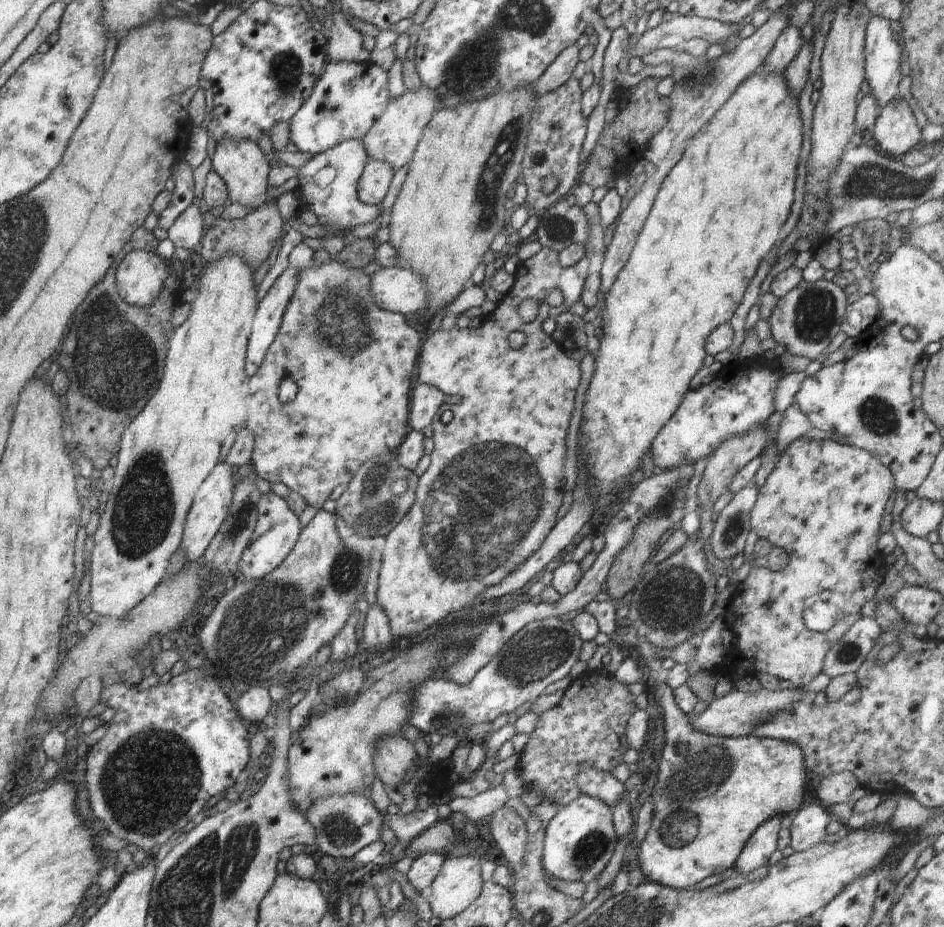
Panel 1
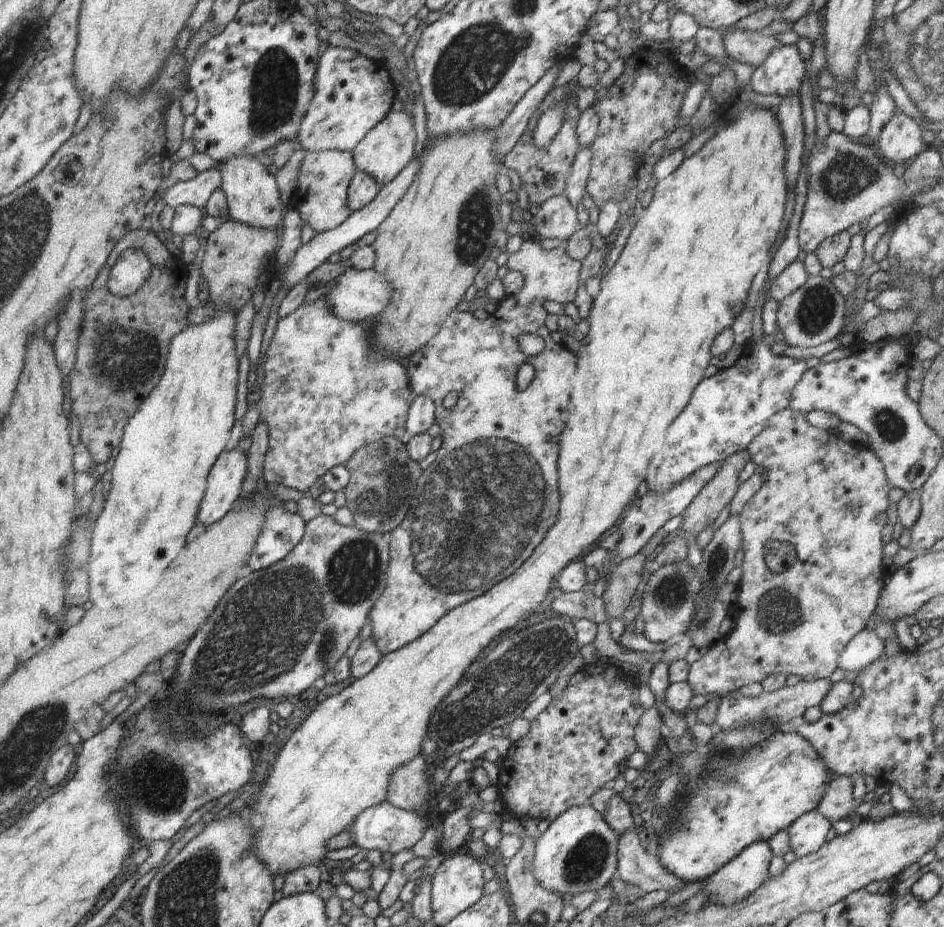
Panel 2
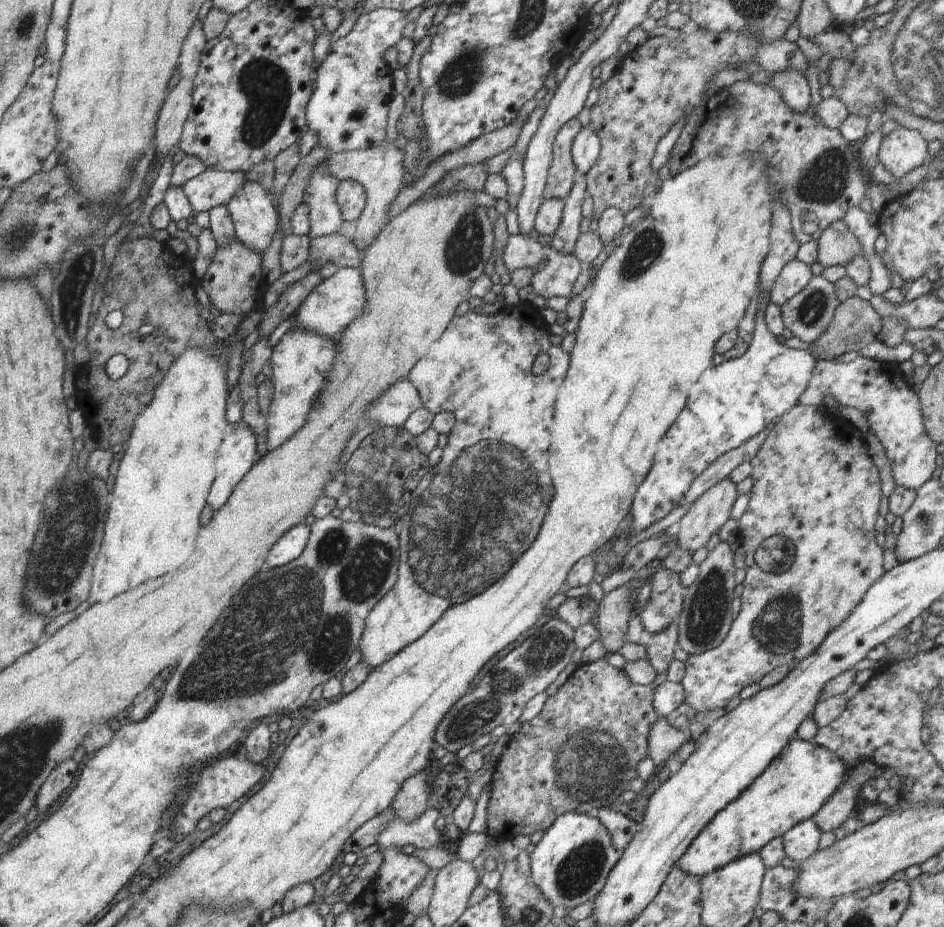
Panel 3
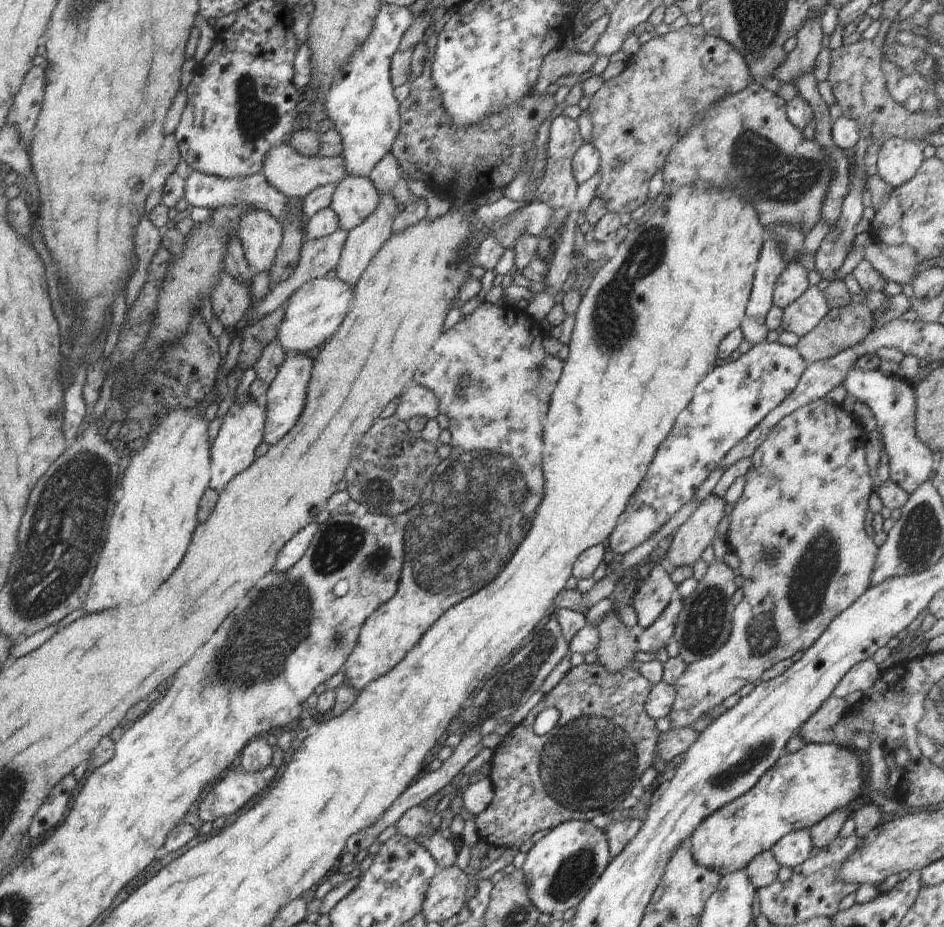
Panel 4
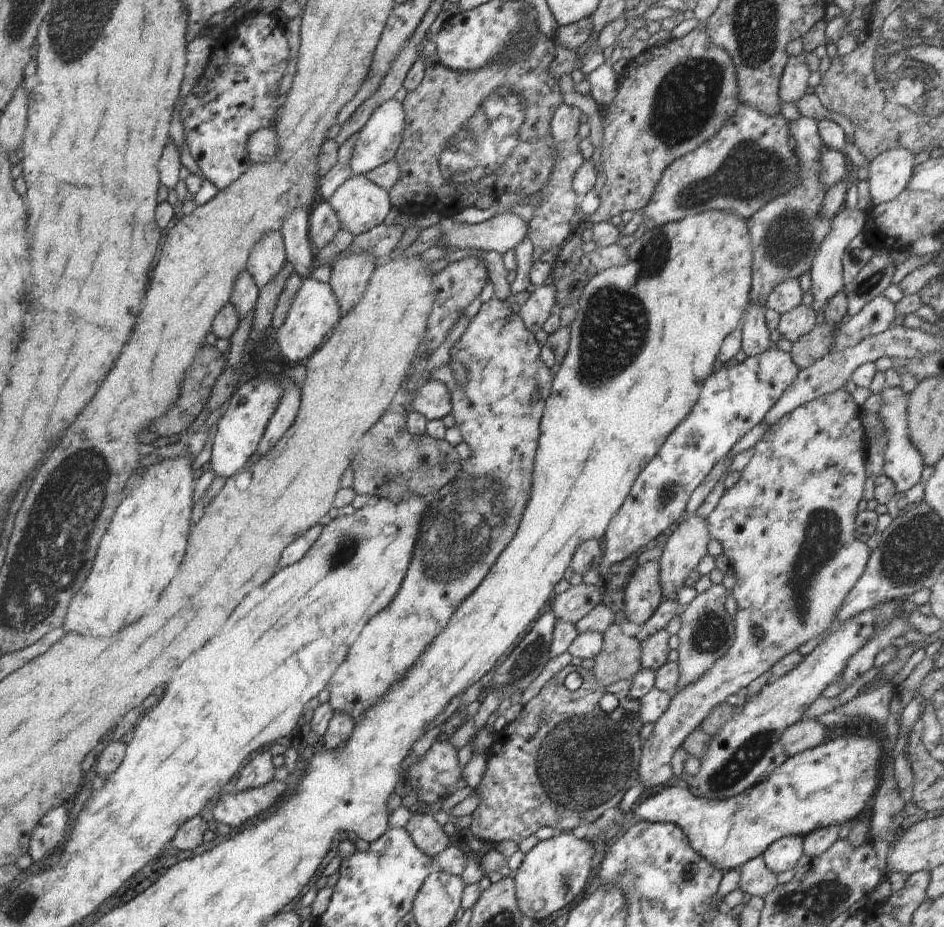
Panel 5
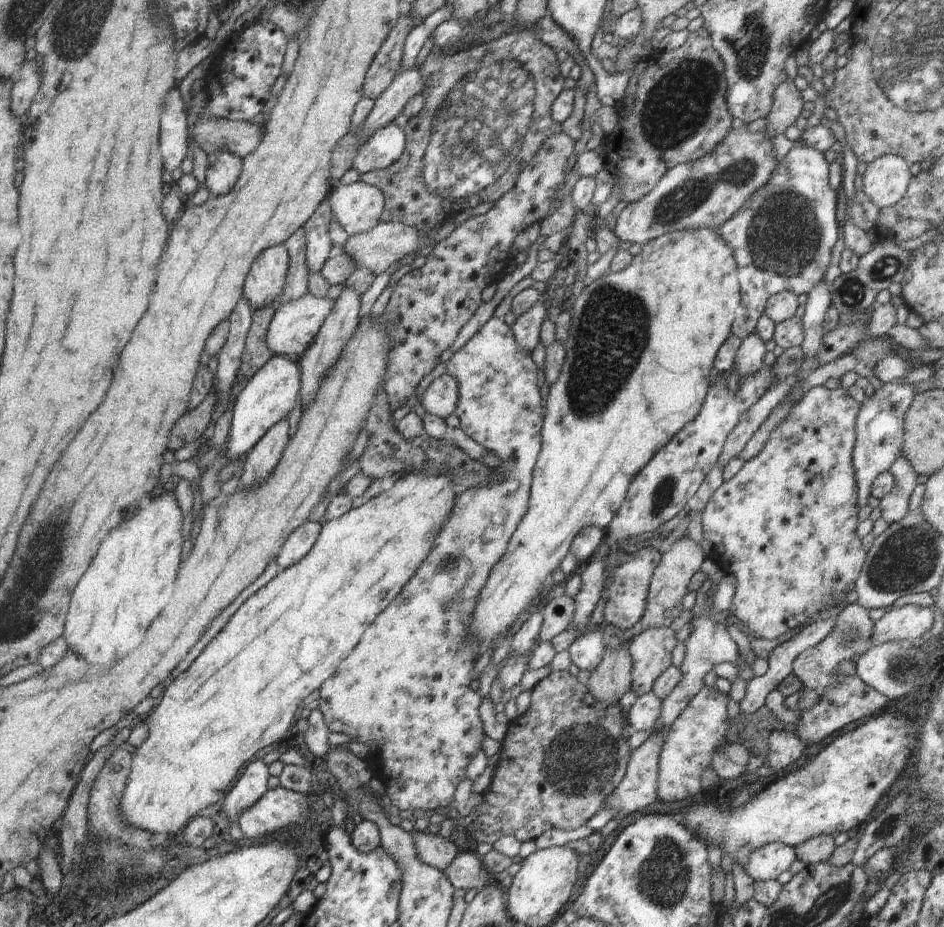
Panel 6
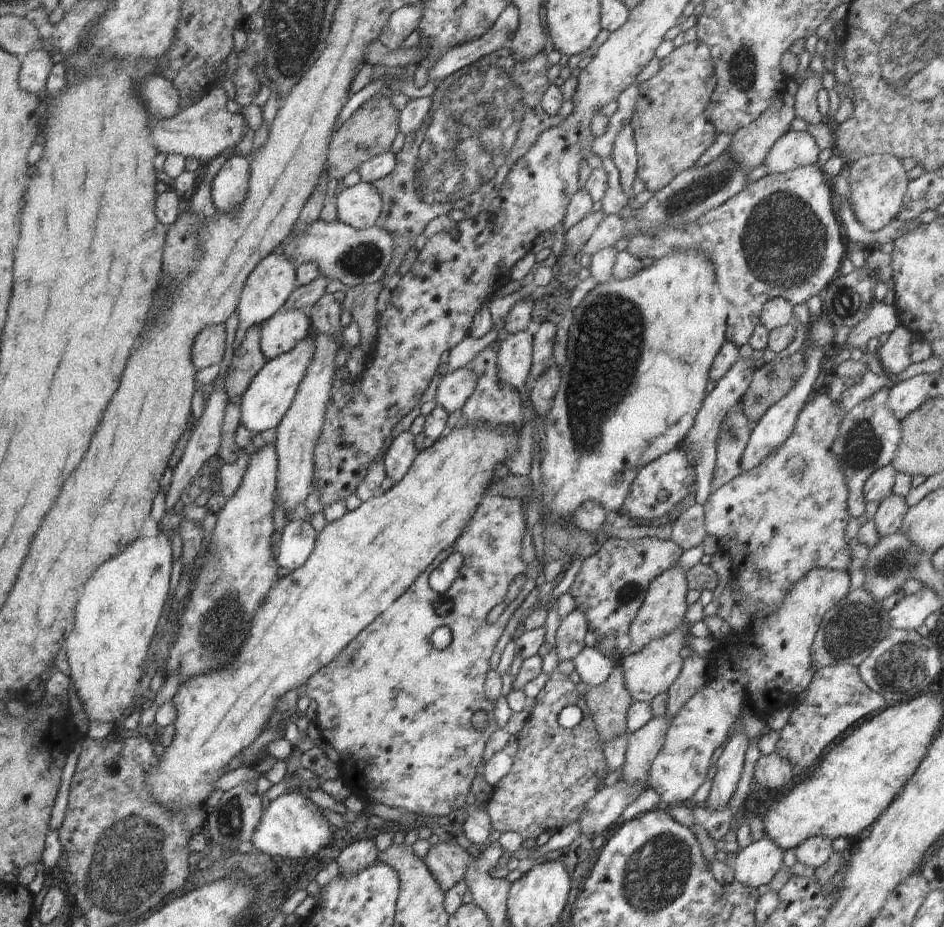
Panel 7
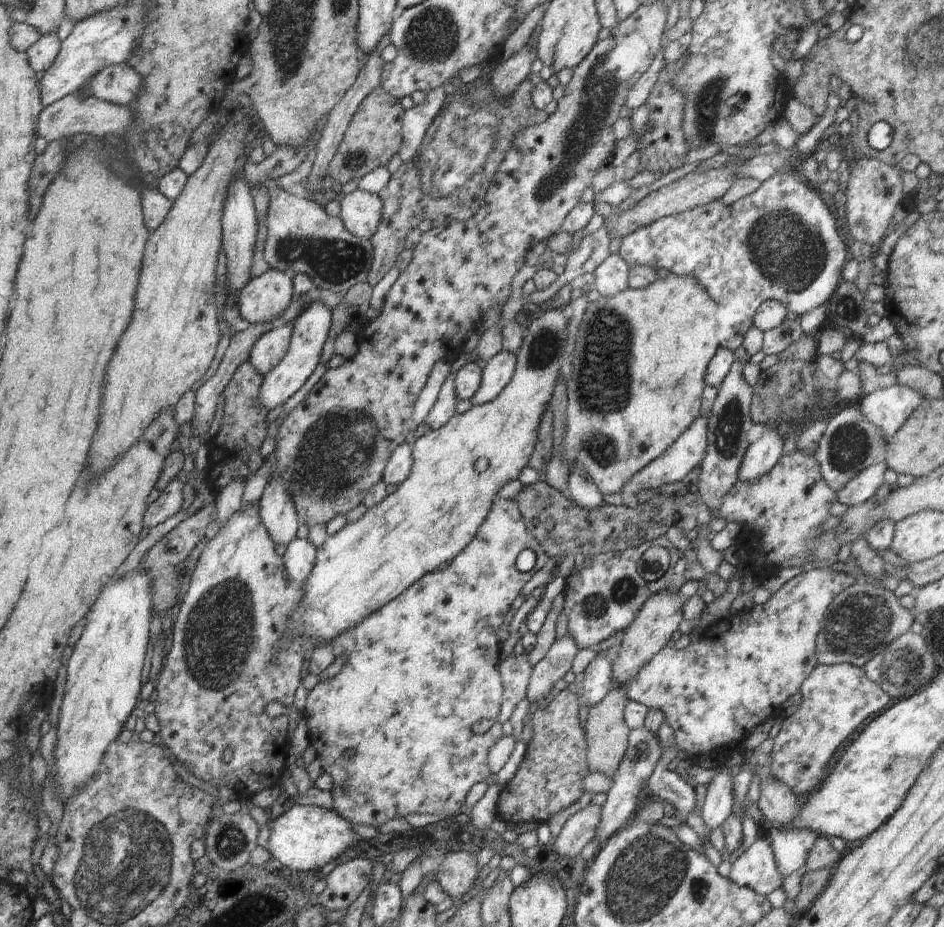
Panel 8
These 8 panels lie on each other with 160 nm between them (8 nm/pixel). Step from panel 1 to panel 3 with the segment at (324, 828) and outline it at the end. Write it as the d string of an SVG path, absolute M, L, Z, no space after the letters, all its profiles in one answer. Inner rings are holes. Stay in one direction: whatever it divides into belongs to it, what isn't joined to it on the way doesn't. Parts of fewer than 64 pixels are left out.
M427 808L426 812L416 818L414 822L402 822L400 818L392 816L390 824L378 834L376 844L380 851L396 846L415 846L416 849L445 847L443 833L436 830L434 823L441 816L436 808Z

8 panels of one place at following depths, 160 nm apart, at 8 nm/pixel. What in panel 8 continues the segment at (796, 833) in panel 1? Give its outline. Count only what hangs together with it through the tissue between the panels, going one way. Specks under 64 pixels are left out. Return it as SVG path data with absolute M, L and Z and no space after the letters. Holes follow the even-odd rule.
M763 836L756 838L731 864L728 878L738 886L751 888L765 897L782 887L784 881L776 868L770 842Z

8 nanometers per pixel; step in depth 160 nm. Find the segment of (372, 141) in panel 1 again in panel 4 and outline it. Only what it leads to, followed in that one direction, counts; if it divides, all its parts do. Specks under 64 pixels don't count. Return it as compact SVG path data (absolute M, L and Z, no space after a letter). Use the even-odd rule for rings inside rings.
M290 143L272 146L262 162L261 174L266 181L280 193L293 197L304 199L310 192L328 186L328 184L338 184L347 176L345 161L343 158L325 158L325 157L306 157L300 156ZM380 192L378 196L380 196L380 202L378 202L376 212L372 212L360 226L356 226L356 228L348 232L348 238L346 238L340 262L338 262L336 268L336 277L340 278L342 282L350 284L350 286L355 286L358 283L358 280L362 277L362 272L368 267L370 260L374 258L374 254L382 248L382 244L393 234L392 226L395 216L399 212L397 208L398 202L394 200L392 194L382 194Z

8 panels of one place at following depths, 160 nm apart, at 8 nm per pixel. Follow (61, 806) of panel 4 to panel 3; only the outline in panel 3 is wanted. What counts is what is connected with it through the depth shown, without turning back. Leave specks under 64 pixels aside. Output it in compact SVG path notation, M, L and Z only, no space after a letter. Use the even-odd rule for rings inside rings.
M70 760L62 766L58 766L54 770L54 774L50 774L50 778L46 778L46 782L42 784L42 788L38 792L38 798L36 798L38 812L46 812L60 798L60 794L70 788L77 770L78 763Z

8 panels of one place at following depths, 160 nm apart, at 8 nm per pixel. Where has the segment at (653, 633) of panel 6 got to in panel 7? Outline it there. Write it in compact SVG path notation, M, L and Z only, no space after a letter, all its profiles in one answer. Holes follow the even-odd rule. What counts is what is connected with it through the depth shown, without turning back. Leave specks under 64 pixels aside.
M689 623L680 624L674 632L666 634L659 640L650 642L644 646L640 652L624 653L620 658L618 665L624 672L626 689L630 694L633 702L652 703L652 700L667 692L670 686L678 679L680 672L683 670L683 659L680 657L681 649L686 646L686 634L689 631Z

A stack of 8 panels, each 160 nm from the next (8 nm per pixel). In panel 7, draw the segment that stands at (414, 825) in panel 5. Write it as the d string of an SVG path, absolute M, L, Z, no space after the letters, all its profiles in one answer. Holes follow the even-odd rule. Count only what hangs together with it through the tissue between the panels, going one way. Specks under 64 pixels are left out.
M438 842L430 846L423 860L432 876L436 878L436 882L442 886L442 890L447 892L462 881L468 870L470 858L466 850L460 846Z

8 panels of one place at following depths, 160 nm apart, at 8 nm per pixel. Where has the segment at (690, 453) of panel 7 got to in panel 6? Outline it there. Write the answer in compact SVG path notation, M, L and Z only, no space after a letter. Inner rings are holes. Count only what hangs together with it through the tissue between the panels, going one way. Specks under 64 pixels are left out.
M756 332L742 339L734 364L736 366L736 374L738 374L738 378L740 379L739 384L742 384L742 380L748 378L750 374L754 376L764 366L766 353L766 344Z

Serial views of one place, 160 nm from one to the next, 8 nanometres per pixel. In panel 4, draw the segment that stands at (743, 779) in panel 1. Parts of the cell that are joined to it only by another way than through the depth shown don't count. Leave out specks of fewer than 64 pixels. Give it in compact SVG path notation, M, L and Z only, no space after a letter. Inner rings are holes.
M672 600L666 606L666 610L660 614L660 618L638 636L637 650L645 653L656 653L661 648L666 648L668 642L673 638L676 622L682 608L681 600ZM806 743L801 750L782 754L751 790L700 822L687 843L690 854L698 866L704 866L721 877L746 869L758 854L771 850L784 836L798 830L809 830L834 810L848 807L862 790L860 774L862 766L857 754L836 744Z

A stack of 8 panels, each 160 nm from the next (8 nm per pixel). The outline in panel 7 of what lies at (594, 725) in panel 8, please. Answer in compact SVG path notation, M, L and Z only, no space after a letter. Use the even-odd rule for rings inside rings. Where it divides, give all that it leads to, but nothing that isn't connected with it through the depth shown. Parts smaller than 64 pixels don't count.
M618 663L614 664L614 670L604 684L588 689L585 700L594 718L600 742L608 742L627 732L626 718L633 701L626 689L624 672Z

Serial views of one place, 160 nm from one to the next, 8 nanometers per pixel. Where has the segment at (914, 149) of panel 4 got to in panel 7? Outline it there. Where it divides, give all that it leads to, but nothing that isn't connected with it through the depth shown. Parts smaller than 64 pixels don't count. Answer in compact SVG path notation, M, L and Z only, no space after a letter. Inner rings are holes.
M888 154L864 156L857 162L847 163L850 177L850 202L858 222L870 230L878 232L898 217L908 184L911 182L903 162Z

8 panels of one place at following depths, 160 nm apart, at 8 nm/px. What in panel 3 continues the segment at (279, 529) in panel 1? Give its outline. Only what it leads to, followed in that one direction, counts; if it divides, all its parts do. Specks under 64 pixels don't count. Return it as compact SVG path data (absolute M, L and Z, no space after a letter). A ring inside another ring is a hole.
M305 523L296 524L288 530L280 540L278 544L270 550L266 562L277 568L278 566L284 566L289 564L292 560L296 560L298 556L302 555L308 538L310 537L310 528Z

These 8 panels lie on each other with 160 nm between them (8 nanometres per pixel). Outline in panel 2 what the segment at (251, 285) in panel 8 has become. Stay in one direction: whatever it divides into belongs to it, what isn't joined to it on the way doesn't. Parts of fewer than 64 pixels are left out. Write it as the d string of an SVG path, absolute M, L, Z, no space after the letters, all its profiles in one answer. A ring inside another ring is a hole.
M242 155L222 163L221 189L227 198L229 218L257 229L274 229L282 223L286 208L280 200L275 176L256 157Z

